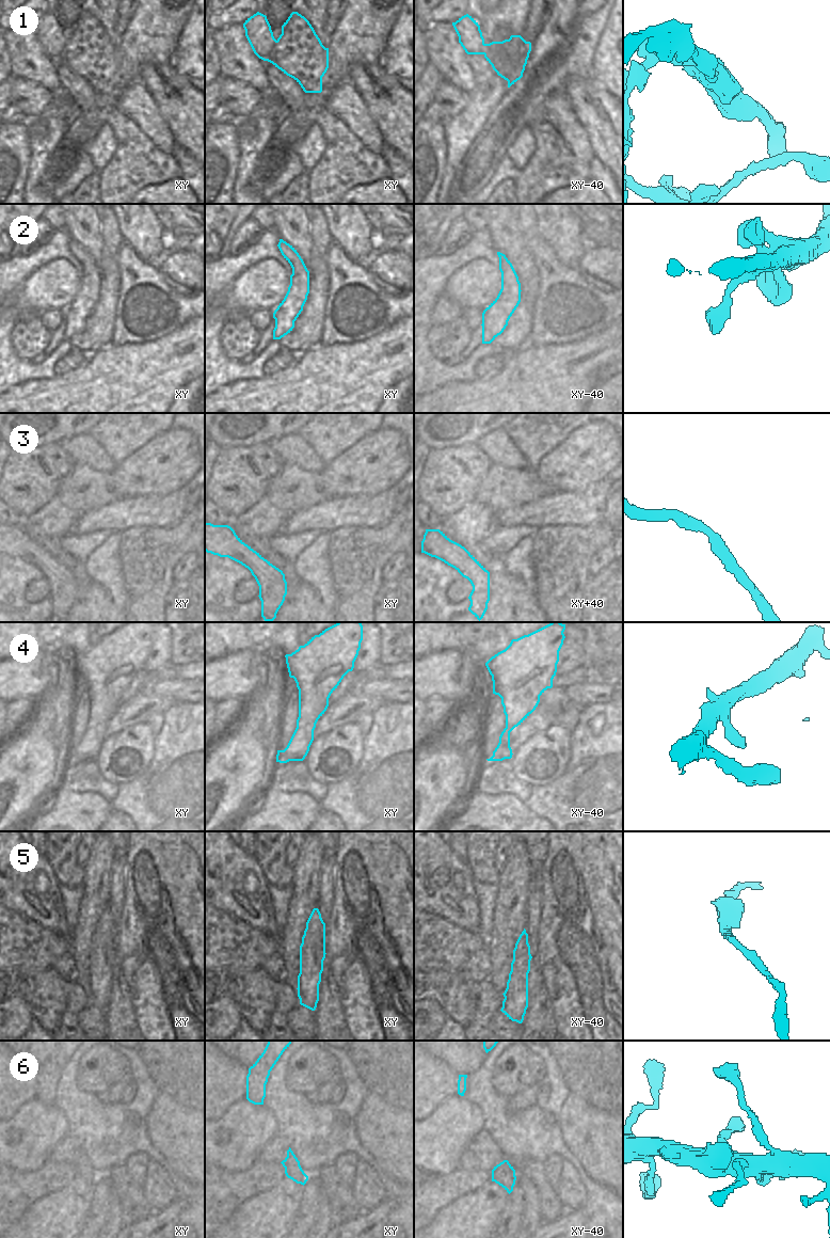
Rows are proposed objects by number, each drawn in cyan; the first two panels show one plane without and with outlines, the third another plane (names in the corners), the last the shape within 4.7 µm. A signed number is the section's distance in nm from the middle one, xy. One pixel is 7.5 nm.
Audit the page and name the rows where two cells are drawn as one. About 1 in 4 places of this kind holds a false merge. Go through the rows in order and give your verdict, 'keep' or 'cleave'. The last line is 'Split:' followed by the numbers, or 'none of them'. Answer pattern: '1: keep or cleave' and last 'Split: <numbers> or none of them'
1: cleave
2: keep
3: keep
4: keep
5: keep
6: keep
Split: 1

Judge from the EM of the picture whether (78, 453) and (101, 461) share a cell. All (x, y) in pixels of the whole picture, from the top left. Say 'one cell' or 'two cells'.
one cell

